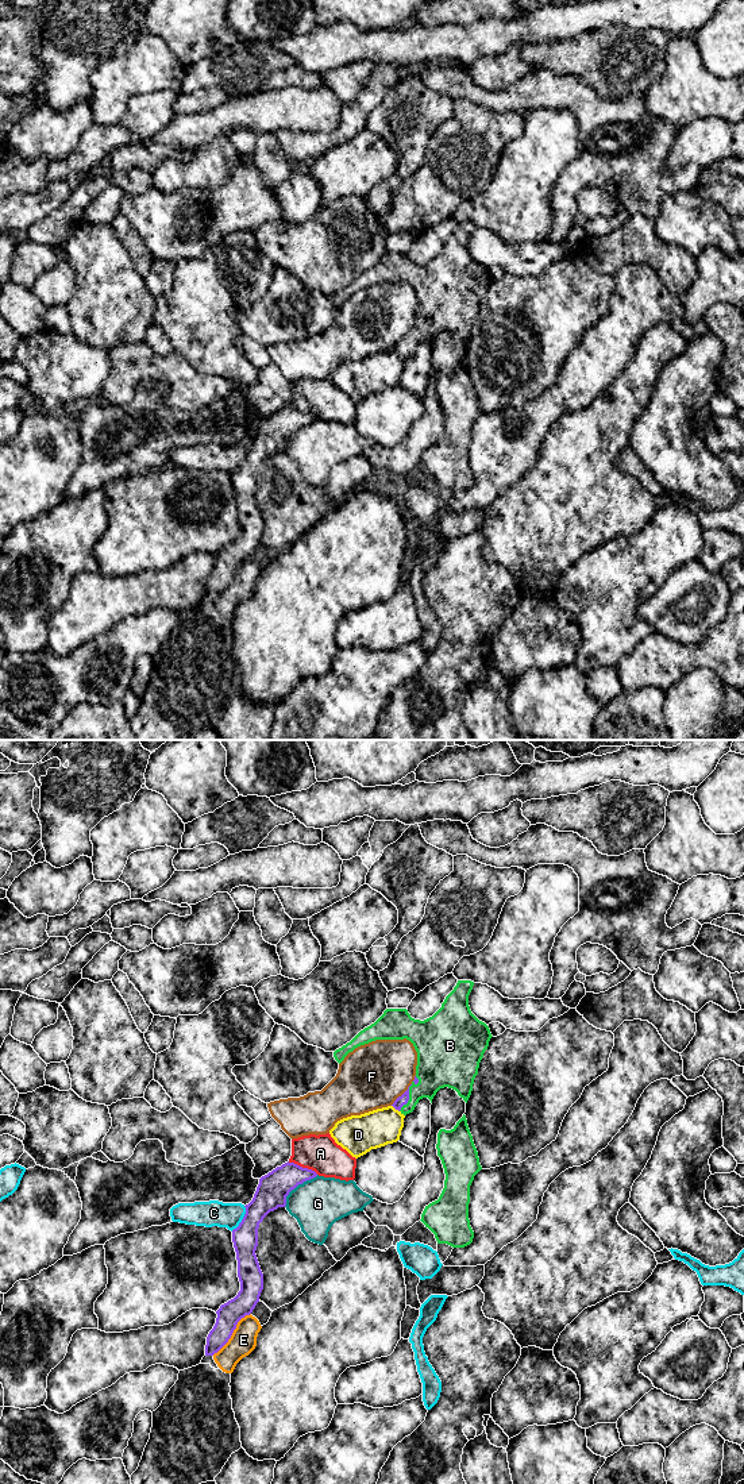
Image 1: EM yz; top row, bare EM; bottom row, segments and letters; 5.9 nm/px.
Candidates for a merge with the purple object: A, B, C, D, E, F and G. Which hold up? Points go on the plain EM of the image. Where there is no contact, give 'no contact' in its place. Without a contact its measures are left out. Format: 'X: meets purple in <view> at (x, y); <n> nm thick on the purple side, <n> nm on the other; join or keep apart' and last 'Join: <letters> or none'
A: meets purple in yz at (301, 411); 190 nm thick on the purple side, 220 nm on the other; keep apart
B: meets purple in yz at (408, 336); 60 nm thick on the purple side, 280 nm on the other; join
C: meets purple in yz at (242, 463); 190 nm thick on the purple side, 160 nm on the other; keep apart
D: meets purple in yz at (396, 353); 60 nm thick on the purple side, 220 nm on the other; keep apart
E: meets purple in yz at (232, 575); 140 nm thick on the purple side, 160 nm on the other; keep apart
F: meets purple in yz at (403, 338); 60 nm thick on the purple side, 380 nm on the other; keep apart
G: meets purple in yz at (296, 430); 190 nm thick on the purple side, 300 nm on the other; keep apart
Join: B

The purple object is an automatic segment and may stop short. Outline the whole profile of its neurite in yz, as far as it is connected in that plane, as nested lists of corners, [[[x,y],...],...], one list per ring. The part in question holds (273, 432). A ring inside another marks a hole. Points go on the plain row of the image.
[[[288,405],[259,423],[253,444],[244,450],[242,466],[232,474],[240,535],[216,555],[216,567],[207,581],[205,600],[217,597],[231,582],[238,566],[250,559],[259,546],[263,533],[263,517],[255,498],[259,467],[270,455],[286,450],[292,433],[316,420],[315,415]]]

